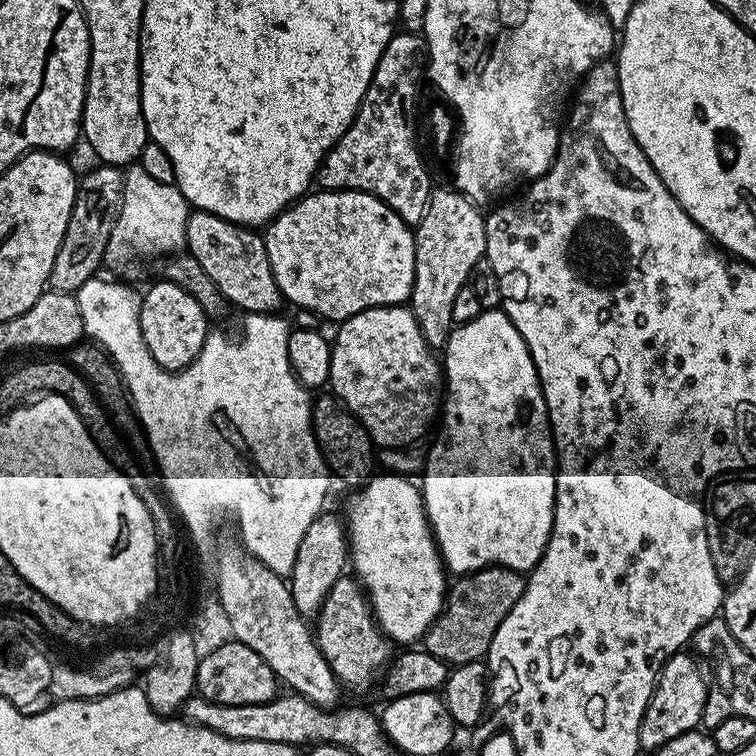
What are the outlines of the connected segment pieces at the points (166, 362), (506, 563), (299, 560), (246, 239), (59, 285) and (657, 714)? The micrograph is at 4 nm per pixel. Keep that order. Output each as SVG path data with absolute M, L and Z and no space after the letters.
M159 282L140 301L140 325L142 338L154 358L169 372L175 374L182 368L189 368L198 358L210 331L209 317L205 316L202 306L186 290L177 284Z
M482 310L470 322L453 327L442 349L442 371L447 395L442 400L440 433L428 452L422 483L436 549L445 569L457 577L493 566L527 574L542 558L556 516L556 453L530 350L503 310Z
M328 510L316 516L314 522L306 530L298 546L298 555L294 560L292 572L288 577L291 597L300 613L306 618L315 617L325 601L326 594L333 588L335 582L343 577L344 568L348 566L348 540L346 528L343 521L340 521Z
M192 210L188 213L186 222L186 252L187 255L198 258L198 266L210 274L214 286L223 294L225 301L236 308L241 308L241 313L267 312L275 313L279 304L282 304L282 297L278 290L278 282L274 282L274 270L270 270L270 258L266 254L264 237L259 231L242 224L232 224L228 220L218 218L218 214Z
M96 166L93 172L79 177L76 186L74 210L70 210L70 222L66 226L66 234L62 238L62 246L58 246L58 254L54 258L54 266L48 279L51 291L75 293L86 282L90 282L104 264L106 246L110 242L110 234L114 230L114 222L122 210L124 197L124 172L116 166Z
M681 650L672 655L660 671L660 677L656 679L656 688L642 714L638 730L640 746L645 753L655 753L657 748L666 746L670 738L678 738L678 734L686 734L701 727L704 707L708 701L708 681L697 657L692 654L687 656L686 653L687 651Z

